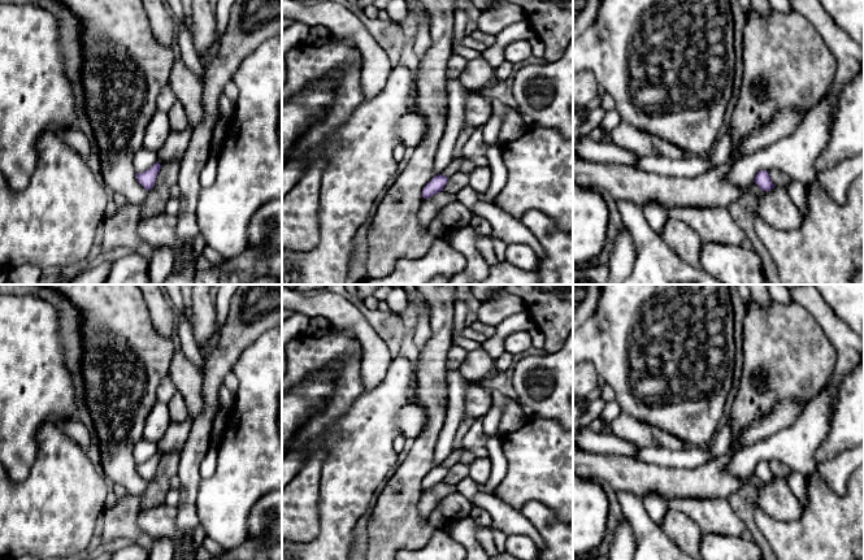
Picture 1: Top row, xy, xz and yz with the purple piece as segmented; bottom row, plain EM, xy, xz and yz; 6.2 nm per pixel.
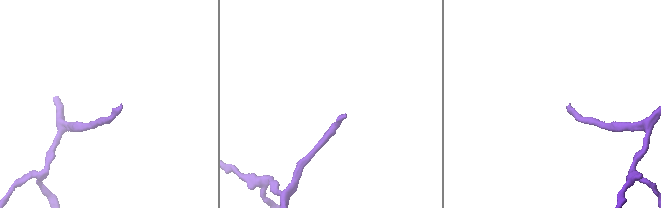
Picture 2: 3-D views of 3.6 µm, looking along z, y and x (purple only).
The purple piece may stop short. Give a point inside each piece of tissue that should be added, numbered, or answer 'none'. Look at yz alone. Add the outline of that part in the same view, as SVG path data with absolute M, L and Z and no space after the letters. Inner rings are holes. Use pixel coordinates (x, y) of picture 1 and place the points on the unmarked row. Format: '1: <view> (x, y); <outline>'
none

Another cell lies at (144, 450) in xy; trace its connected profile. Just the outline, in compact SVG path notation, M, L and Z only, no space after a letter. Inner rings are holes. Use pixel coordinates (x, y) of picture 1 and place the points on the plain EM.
M146 438L140 439L134 447L134 460L136 464L144 464L157 452L157 443L149 442Z

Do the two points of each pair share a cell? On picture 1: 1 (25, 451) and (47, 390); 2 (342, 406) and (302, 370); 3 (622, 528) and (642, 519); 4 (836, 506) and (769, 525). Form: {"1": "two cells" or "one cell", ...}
{"1": "one cell", "2": "one cell", "3": "two cells", "4": "one cell"}

